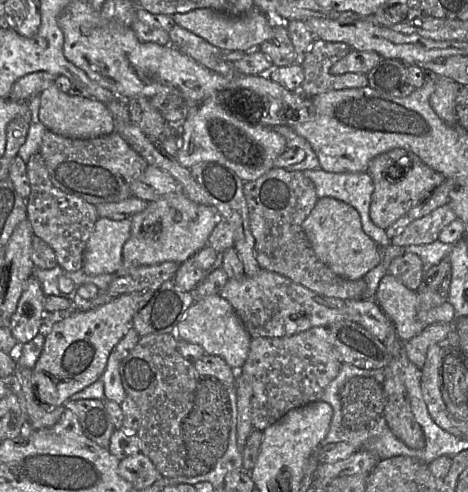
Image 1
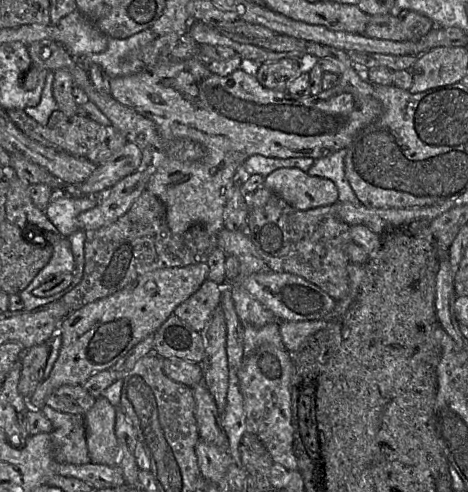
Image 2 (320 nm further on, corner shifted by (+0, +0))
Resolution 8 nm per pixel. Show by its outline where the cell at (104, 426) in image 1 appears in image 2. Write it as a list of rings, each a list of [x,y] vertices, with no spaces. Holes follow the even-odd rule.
[[[44,405],[40,408],[52,424],[53,458],[57,463],[90,462],[85,436],[84,415],[64,413]]]

